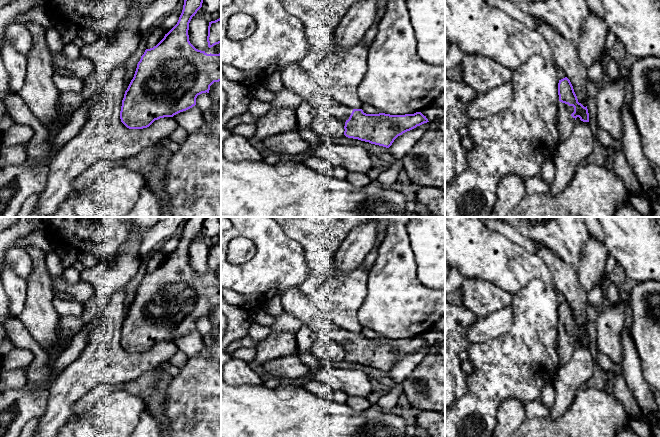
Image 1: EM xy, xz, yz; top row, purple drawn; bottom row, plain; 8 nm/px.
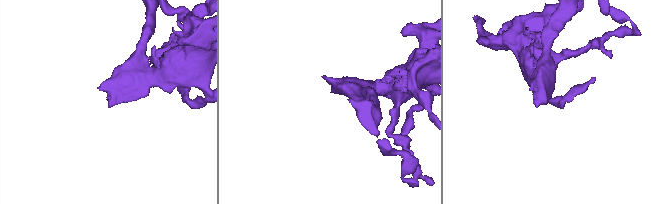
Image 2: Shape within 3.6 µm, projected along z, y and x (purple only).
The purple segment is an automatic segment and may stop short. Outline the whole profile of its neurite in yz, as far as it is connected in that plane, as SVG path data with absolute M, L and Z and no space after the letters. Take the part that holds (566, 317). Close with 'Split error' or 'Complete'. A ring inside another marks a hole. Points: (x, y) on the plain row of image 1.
M567 301L559 304L558 319L557 352L560 357L558 367L561 368L572 358L576 342L589 346L589 337L587 330L584 331L578 326L573 310Z. Split error

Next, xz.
M291 287L281 295L285 312L298 318L320 338L330 338L345 346L344 359L389 372L403 357L429 346L421 336L405 339L366 338L362 333L349 332L320 312L303 295L299 287Z. Split error

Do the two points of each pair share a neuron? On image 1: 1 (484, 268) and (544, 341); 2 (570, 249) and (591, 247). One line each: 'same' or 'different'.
1: different
2: different

